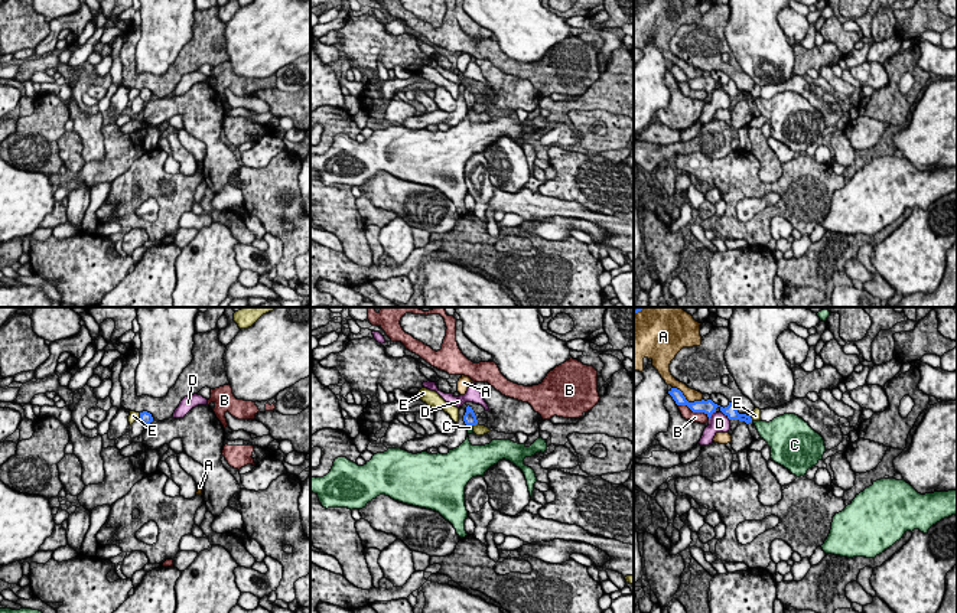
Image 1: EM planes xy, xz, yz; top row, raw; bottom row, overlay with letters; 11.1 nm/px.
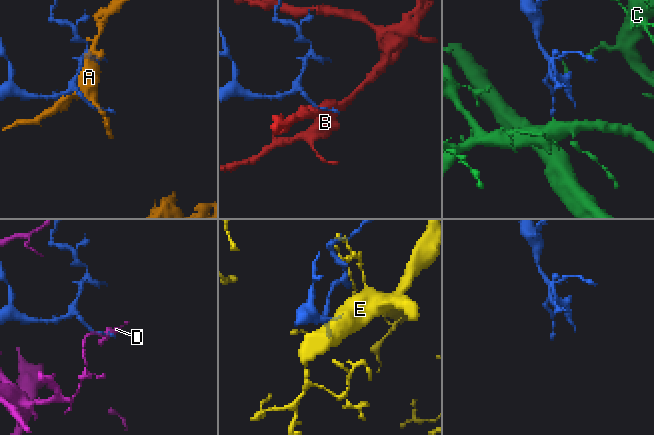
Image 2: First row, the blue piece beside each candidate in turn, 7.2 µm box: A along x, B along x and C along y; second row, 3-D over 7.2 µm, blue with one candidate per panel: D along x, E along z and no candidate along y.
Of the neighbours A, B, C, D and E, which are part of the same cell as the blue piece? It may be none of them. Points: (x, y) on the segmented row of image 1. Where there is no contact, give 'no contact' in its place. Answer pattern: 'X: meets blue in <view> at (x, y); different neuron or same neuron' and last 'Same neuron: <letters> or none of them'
A: meets blue in yz at (686, 400); different neuron
B: meets blue in yz at (695, 411); different neuron
C: meets blue in xz at (469, 424); same neuron
D: meets blue in yz at (710, 416); different neuron
E: meets blue in xz at (475, 424); different neuron
Same neuron: C

